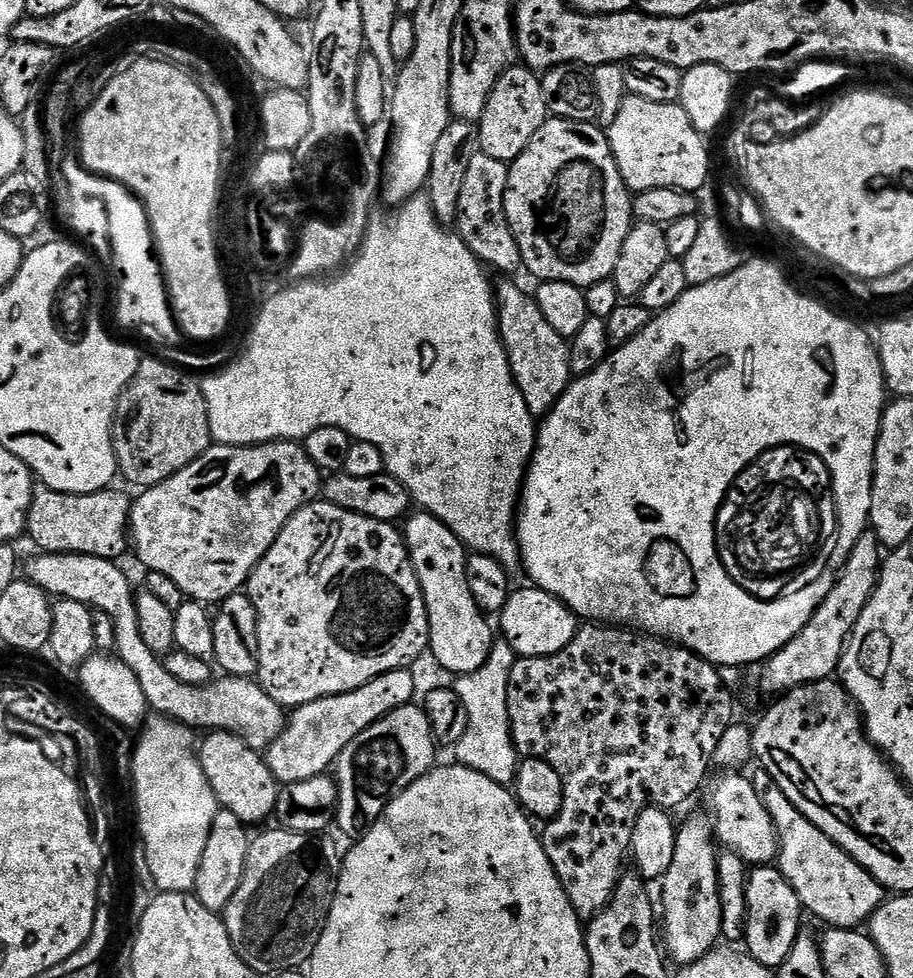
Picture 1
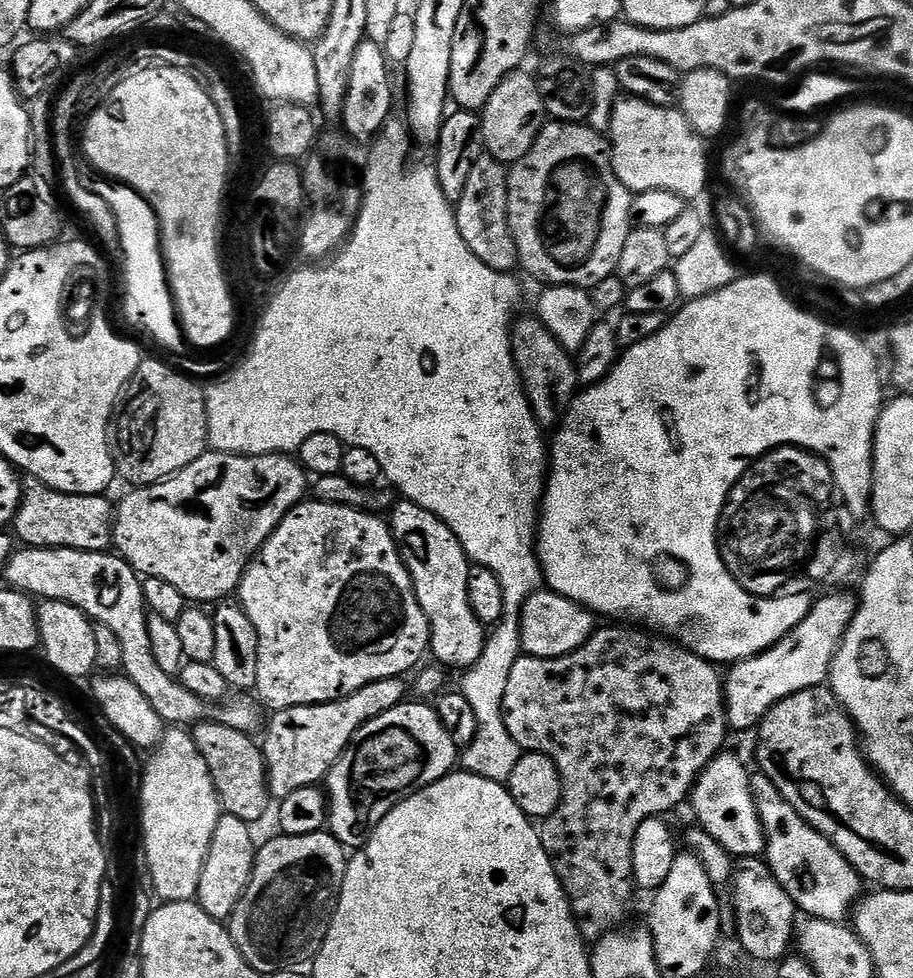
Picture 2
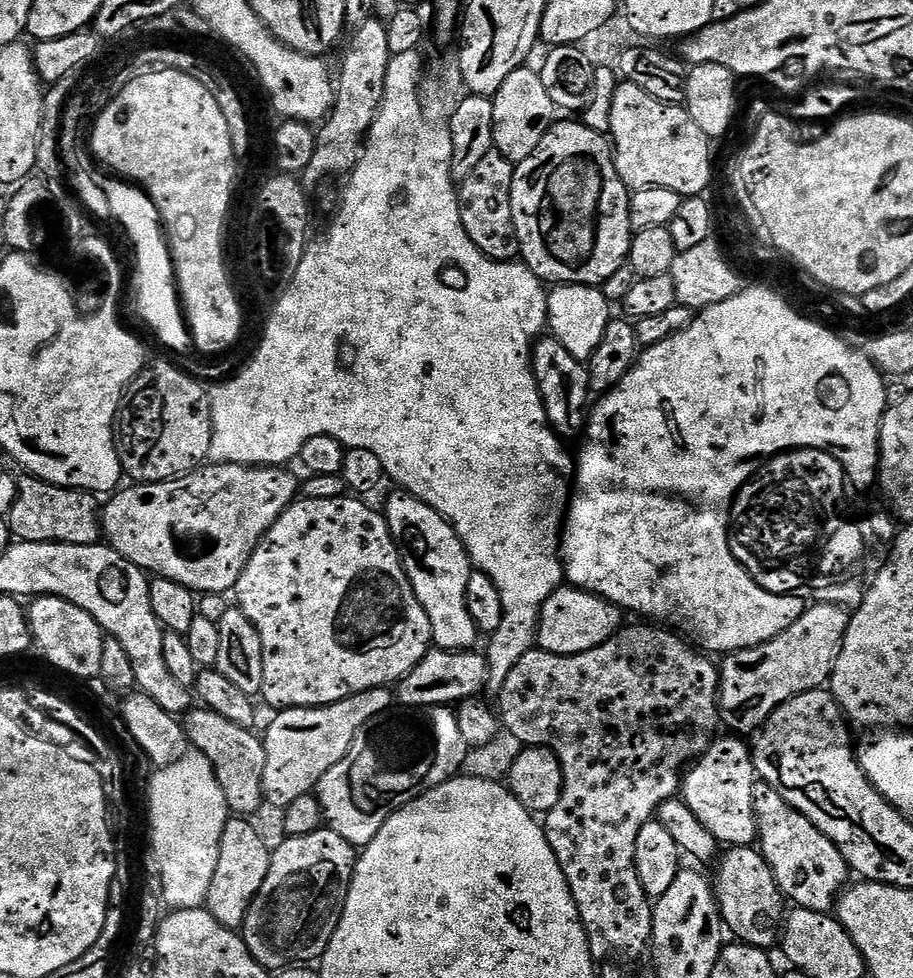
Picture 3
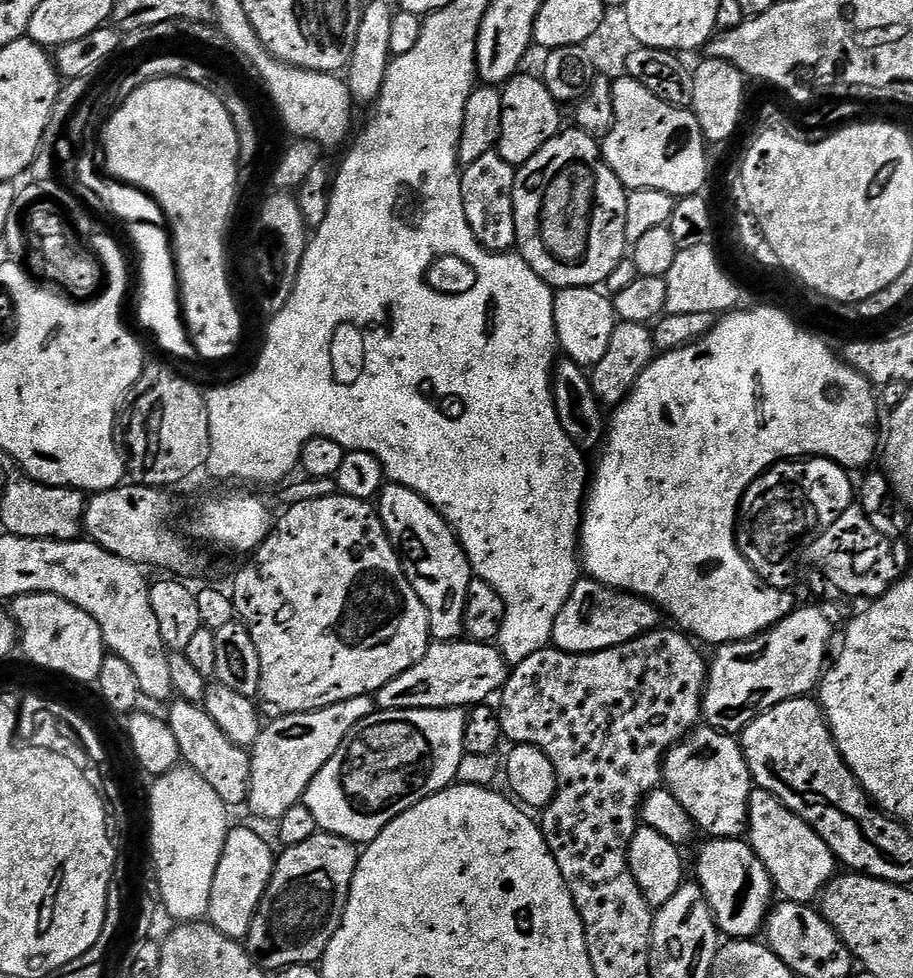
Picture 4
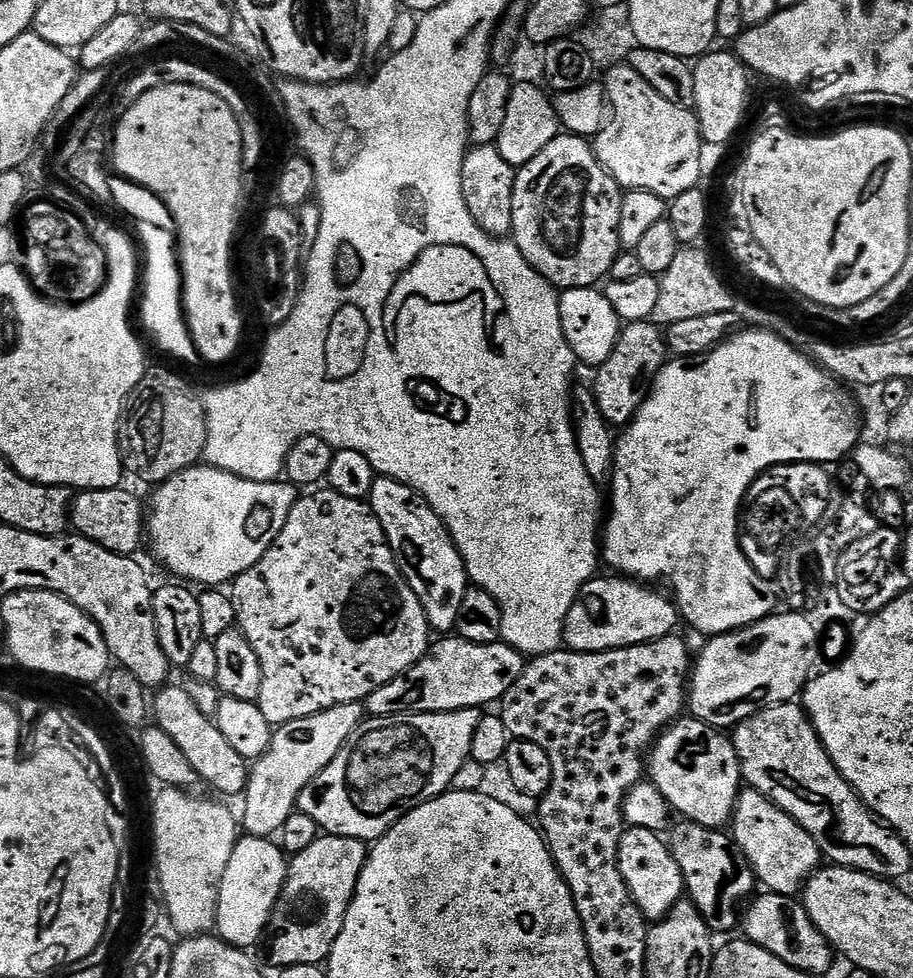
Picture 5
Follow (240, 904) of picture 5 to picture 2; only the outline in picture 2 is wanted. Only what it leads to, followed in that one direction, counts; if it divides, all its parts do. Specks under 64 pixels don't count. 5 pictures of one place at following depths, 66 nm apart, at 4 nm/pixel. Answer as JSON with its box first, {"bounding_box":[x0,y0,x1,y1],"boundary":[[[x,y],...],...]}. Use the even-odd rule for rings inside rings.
{"bounding_box":[195,814,257,922],"boundary":[[[222,814],[218,818],[218,826],[214,826],[214,838],[210,838],[210,850],[206,854],[206,862],[202,866],[202,878],[198,878],[198,890],[195,901],[210,914],[210,918],[224,922],[238,906],[242,894],[252,877],[257,841],[252,841],[253,829],[242,818]]]}

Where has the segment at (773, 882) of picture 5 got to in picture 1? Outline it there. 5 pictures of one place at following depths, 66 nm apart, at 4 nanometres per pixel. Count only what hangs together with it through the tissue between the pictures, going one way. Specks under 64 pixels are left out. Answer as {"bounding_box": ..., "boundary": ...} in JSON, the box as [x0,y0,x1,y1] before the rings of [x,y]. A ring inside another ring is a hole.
{"bounding_box":[750,770,886,929],"boundary":[[[756,770],[756,773],[751,773],[750,779],[758,798],[762,798],[762,806],[766,806],[778,833],[778,867],[780,873],[790,882],[790,886],[794,886],[801,905],[807,911],[809,908],[818,919],[825,920],[825,925],[828,928],[859,929],[861,926],[867,925],[873,914],[884,903],[886,889],[853,856],[844,852],[830,838],[826,838],[826,834],[822,834],[822,830],[818,830],[818,826],[811,824],[794,807],[790,798],[786,798],[786,794],[782,794],[782,790],[772,781],[768,772]]]}

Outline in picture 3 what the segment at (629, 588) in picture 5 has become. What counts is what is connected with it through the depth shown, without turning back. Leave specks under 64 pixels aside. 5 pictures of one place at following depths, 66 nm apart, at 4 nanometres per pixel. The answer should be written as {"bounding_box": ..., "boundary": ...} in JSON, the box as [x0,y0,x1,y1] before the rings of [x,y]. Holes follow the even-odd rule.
{"bounding_box":[536,586,626,654],"boundary":[[[561,586],[554,590],[554,594],[550,594],[542,606],[536,627],[536,644],[539,651],[550,654],[582,654],[586,650],[594,650],[594,646],[602,646],[602,642],[620,631],[624,619],[626,620],[625,613],[617,604],[612,604],[593,592],[586,592],[583,588]]]}

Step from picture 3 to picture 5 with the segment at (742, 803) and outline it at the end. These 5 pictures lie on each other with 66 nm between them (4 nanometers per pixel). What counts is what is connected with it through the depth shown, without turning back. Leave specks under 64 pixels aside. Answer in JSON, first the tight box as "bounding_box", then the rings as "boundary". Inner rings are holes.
{"bounding_box":[650,718,742,830],"boundary":[[[681,718],[672,725],[671,728],[665,728],[660,733],[651,753],[650,753],[650,780],[658,786],[658,790],[662,790],[662,794],[666,798],[668,805],[672,807],[677,813],[681,812],[681,817],[684,820],[693,820],[695,824],[701,824],[704,828],[711,828],[713,830],[720,830],[731,821],[732,814],[736,810],[736,801],[740,799],[742,791],[742,773],[740,770],[740,759],[736,753],[736,748],[732,745],[731,739],[721,729],[712,728],[706,722],[695,718]]]}

